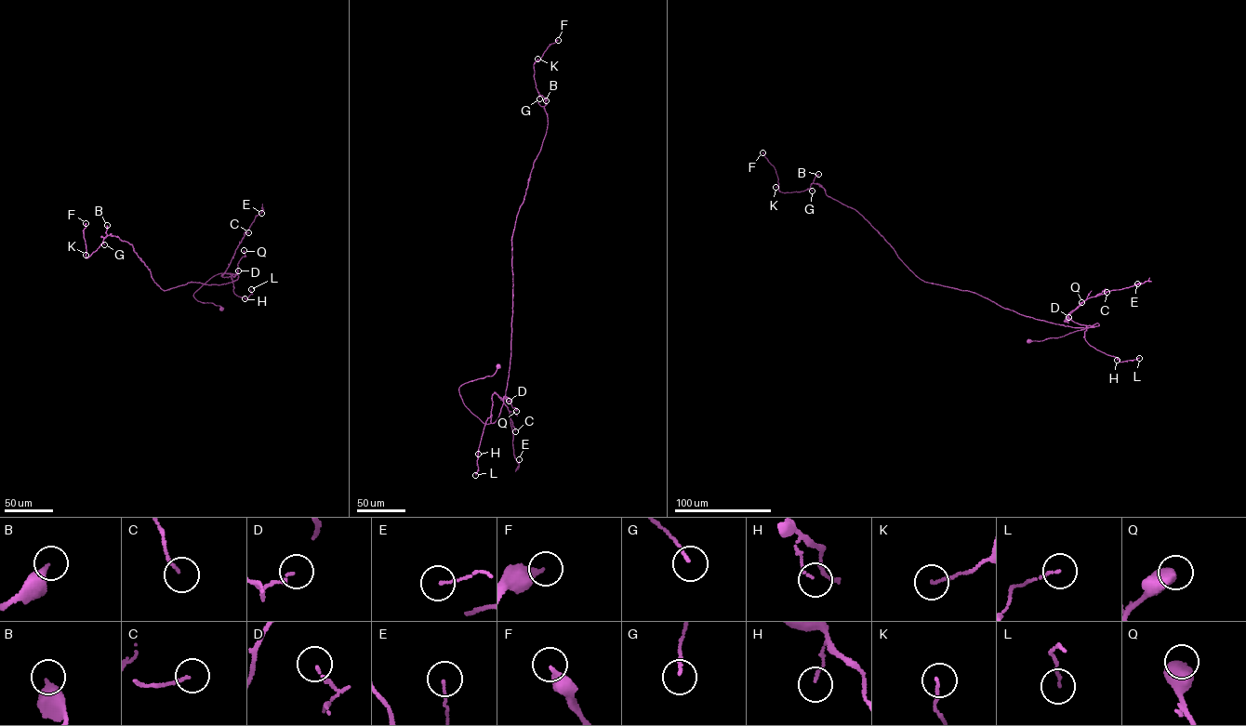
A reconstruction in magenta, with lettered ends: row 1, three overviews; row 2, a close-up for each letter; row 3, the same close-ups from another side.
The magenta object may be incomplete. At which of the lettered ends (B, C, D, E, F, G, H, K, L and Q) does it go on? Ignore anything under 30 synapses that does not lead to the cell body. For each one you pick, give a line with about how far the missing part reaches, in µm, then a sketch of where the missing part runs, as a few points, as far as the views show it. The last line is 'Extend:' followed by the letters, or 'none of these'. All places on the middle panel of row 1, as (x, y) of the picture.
Extend: none of these

